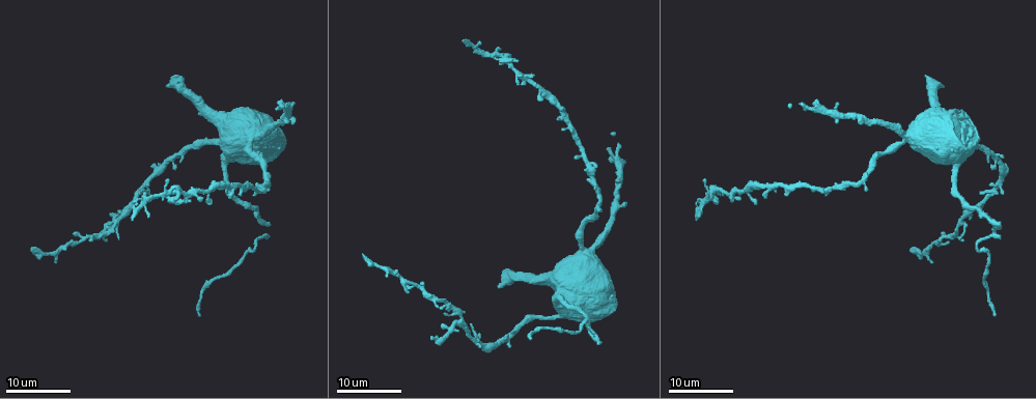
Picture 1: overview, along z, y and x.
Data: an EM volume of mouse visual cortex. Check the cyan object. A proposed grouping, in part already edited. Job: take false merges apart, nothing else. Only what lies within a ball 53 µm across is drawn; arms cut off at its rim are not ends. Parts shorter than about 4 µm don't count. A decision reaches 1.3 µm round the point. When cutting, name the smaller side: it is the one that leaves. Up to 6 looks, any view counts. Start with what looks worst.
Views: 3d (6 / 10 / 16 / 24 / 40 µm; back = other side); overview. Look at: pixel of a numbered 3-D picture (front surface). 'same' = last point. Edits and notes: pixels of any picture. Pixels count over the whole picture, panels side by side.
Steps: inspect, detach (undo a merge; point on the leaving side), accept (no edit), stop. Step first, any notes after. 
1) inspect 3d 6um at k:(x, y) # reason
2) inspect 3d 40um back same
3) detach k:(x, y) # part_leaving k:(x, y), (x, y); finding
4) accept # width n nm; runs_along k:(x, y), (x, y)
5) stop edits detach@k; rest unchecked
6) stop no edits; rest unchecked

inspect 3d 24um at 1:(460, 321) # three arms meet

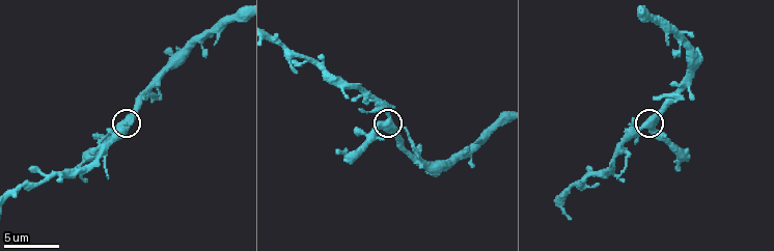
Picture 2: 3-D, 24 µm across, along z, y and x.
inspect 3d 10um at 2:(386, 121)

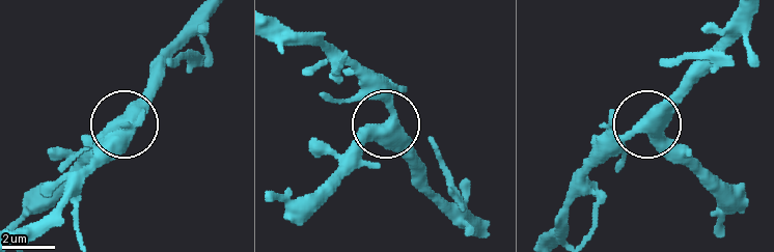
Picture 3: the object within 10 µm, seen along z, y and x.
accept # arms 3; runs_along 3:(486, 219), (454, 213), (387, 128), (329, 176); one cell here

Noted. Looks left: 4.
inspect 3d 24um at 1:(977, 248) # thick turns thin

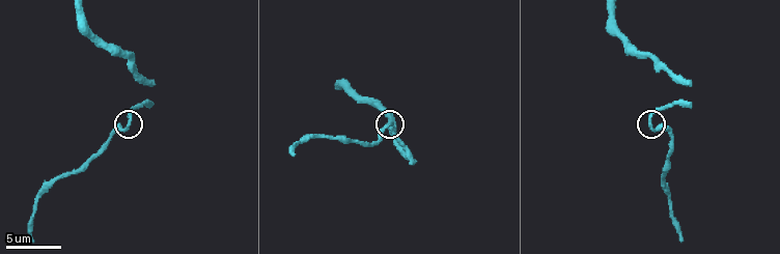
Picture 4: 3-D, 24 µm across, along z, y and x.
inspect 3d 10um at 4:(128, 124)

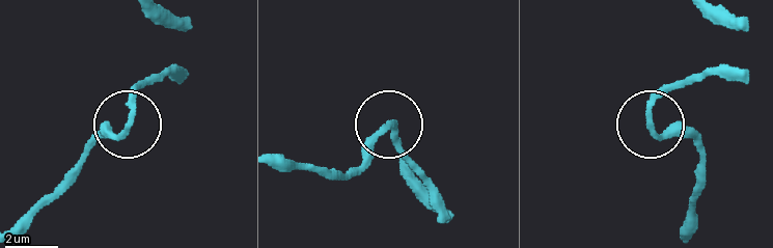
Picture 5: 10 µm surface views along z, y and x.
accept # runs_along 5:(160, 12), (181, 65), (140, 86), (120, 131), (89, 137); all the same cell

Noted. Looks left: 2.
inspect 3d 6um at 2:(90, 165) # sudden change in width

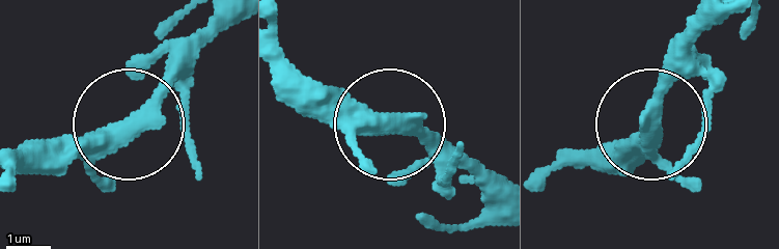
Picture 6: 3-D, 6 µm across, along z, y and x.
accept # runs_along 6:(223, 20), (112, 125), (67, 143), (26, 143); one cell here

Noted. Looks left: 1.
stop no edits; rest unchecked

